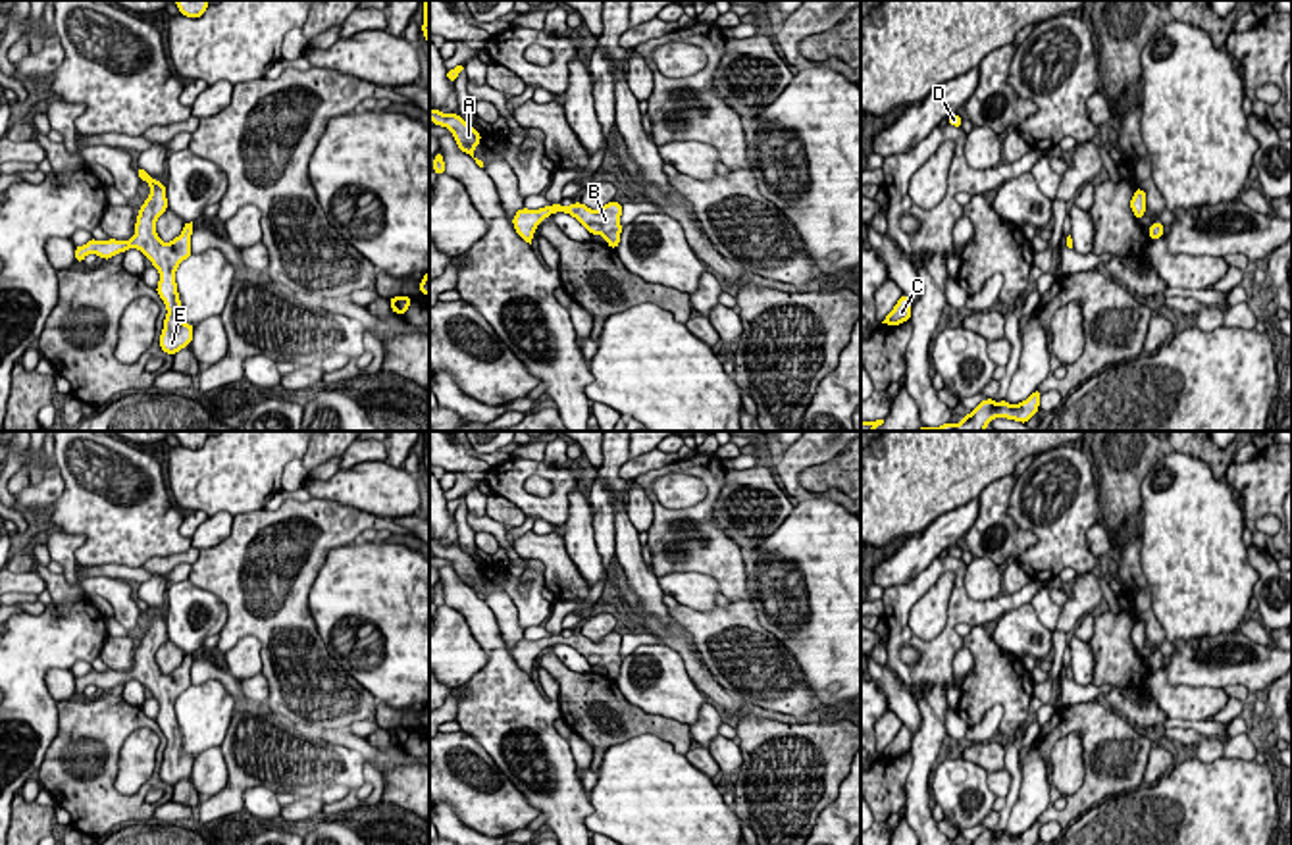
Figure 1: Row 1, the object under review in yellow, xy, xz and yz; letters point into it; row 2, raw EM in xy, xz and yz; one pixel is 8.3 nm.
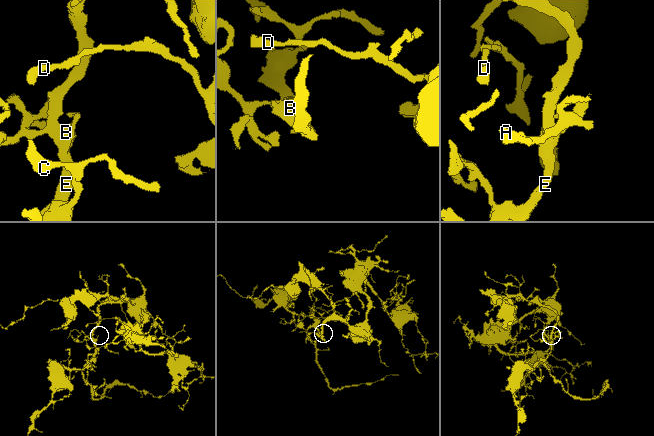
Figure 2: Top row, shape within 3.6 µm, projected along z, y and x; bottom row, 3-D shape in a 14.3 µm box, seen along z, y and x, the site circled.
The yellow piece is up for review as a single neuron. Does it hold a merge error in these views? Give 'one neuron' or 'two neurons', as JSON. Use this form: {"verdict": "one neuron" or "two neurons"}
{"verdict": "one neuron"}

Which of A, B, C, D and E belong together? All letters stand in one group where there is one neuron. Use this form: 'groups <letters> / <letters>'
groups A B C D E

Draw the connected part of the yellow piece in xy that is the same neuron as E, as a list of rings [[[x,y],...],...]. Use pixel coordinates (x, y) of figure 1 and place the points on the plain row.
[[[137,599],[141,612],[150,616],[150,626],[139,641],[135,666],[131,672],[96,672],[90,670],[83,678],[75,678],[75,691],[81,695],[87,685],[96,685],[98,689],[110,691],[117,683],[129,679],[139,679],[158,701],[160,712],[156,724],[164,731],[168,745],[164,751],[164,760],[160,766],[160,780],[168,785],[177,785],[181,780],[189,778],[193,772],[194,756],[185,755],[181,747],[181,731],[175,714],[175,701],[183,691],[187,691],[191,681],[193,653],[185,654],[183,664],[171,674],[162,674],[156,664],[156,651],[168,641],[166,616],[152,610],[142,599]]]

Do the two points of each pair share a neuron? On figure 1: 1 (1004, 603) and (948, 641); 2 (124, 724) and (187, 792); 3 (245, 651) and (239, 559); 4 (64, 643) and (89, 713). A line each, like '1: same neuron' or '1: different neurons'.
1: same neuron
2: different neurons
3: different neurons
4: different neurons

